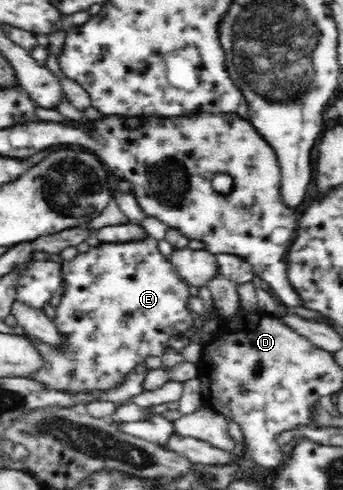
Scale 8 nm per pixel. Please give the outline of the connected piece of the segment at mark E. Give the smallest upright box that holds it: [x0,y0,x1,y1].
[26,232,195,397]

